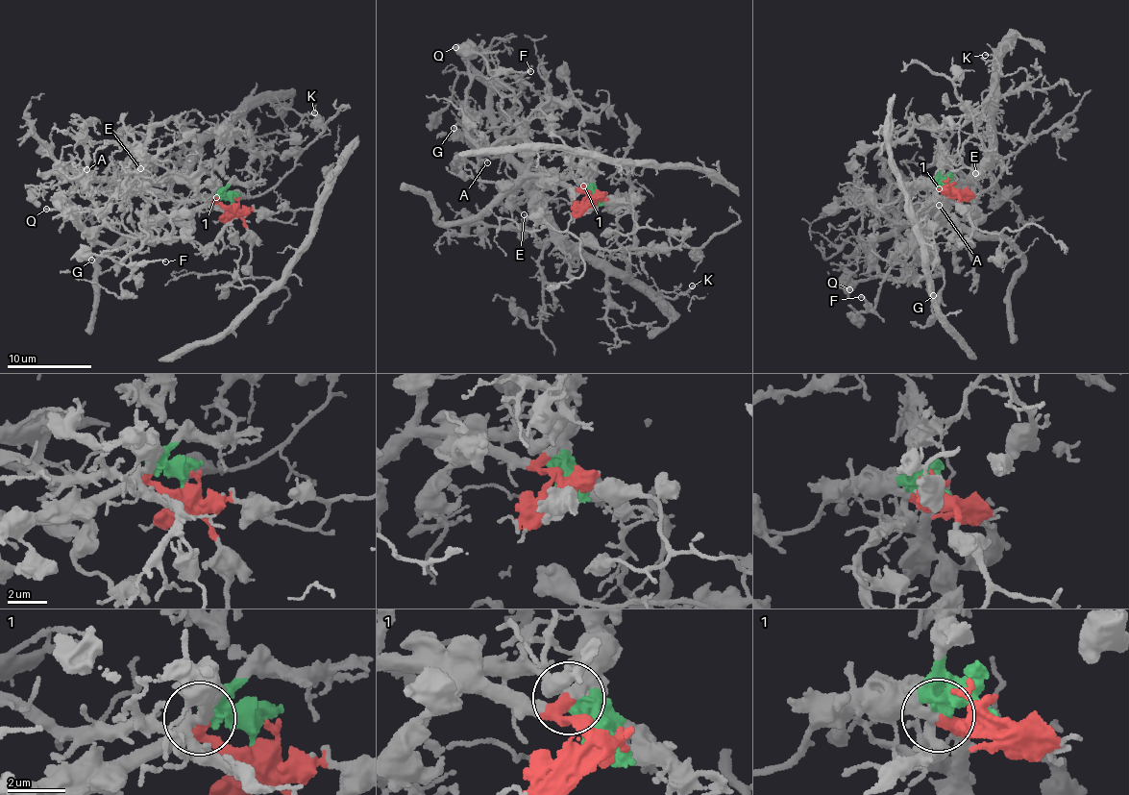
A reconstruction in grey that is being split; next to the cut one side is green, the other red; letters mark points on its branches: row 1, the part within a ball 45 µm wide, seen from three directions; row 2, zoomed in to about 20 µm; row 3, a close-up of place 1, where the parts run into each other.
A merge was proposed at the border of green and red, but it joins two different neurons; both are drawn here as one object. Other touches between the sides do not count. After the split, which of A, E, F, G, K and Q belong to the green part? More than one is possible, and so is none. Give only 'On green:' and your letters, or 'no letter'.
On green: A, E, K

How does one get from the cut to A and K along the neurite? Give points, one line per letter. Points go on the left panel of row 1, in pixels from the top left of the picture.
A: (233, 207), (216, 196), (175, 202), (159, 192), (111, 185), (72, 168), (86, 170)
K: (233, 207), (228, 185), (251, 186), (254, 180), (246, 112), (266, 102), (294, 112), (314, 111)

